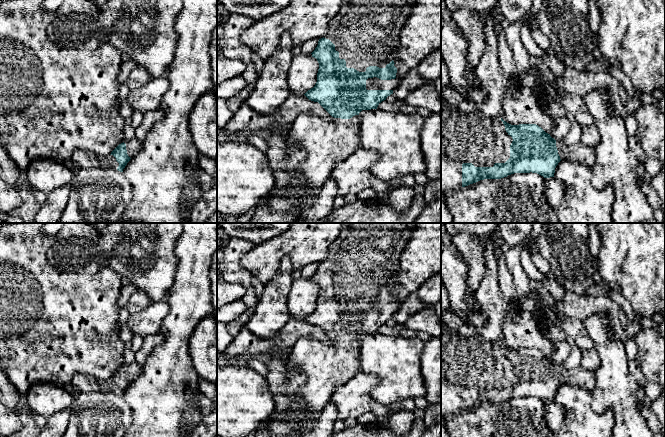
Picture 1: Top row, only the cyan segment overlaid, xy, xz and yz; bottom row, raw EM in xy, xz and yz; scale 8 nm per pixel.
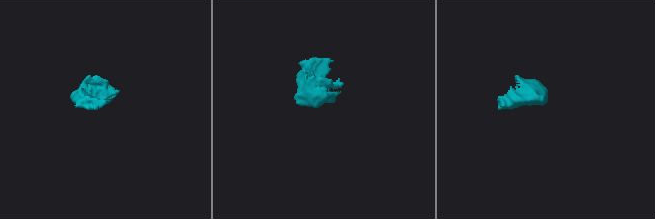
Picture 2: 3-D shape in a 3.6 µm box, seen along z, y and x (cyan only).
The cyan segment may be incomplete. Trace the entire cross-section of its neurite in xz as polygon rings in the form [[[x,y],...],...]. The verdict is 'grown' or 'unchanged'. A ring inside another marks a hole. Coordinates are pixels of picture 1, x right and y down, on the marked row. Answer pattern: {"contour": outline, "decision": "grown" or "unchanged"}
{"contour": [[[342,0],[336,16],[330,21],[326,35],[319,39],[318,45],[311,53],[319,63],[317,82],[313,88],[304,95],[311,101],[318,102],[332,117],[326,120],[317,116],[300,114],[294,120],[291,129],[287,132],[290,146],[299,143],[306,150],[304,160],[290,170],[289,173],[303,182],[302,186],[285,188],[283,192],[287,198],[294,202],[297,200],[295,193],[312,188],[320,188],[331,177],[334,165],[346,159],[360,144],[360,117],[362,110],[377,109],[378,105],[393,94],[398,84],[396,78],[397,62],[396,50],[401,33],[417,0]]], "decision": "grown"}

